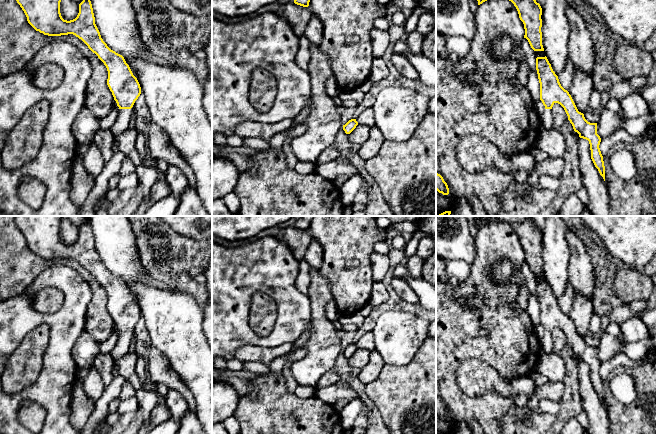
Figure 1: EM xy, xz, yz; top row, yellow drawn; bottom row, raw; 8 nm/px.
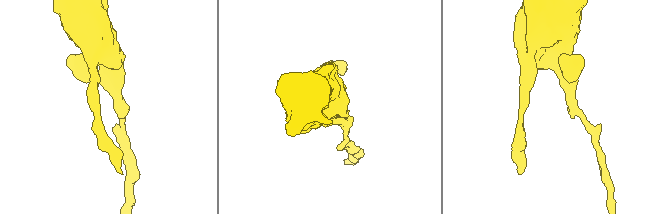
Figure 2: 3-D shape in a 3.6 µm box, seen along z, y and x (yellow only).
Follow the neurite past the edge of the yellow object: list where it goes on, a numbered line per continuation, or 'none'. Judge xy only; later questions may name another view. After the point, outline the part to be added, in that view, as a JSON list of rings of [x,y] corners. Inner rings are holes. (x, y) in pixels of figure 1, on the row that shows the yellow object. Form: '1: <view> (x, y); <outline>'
1: xy (122, 123); [[[133,107],[131,109],[119,109],[119,116],[115,124],[110,128],[113,135],[116,135],[128,129],[130,122],[132,120],[133,120]]]

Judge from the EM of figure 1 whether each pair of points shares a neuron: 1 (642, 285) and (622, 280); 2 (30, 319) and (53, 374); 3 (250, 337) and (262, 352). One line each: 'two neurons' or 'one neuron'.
1: one neuron
2: one neuron
3: two neurons

